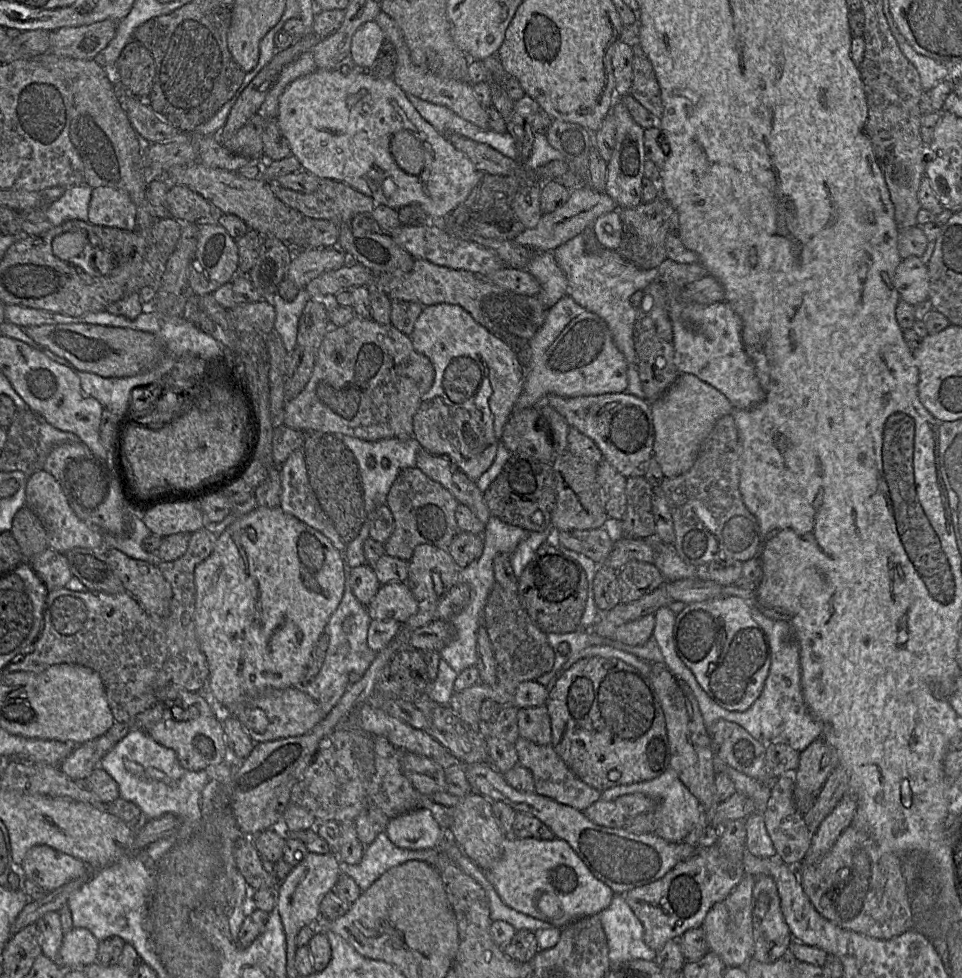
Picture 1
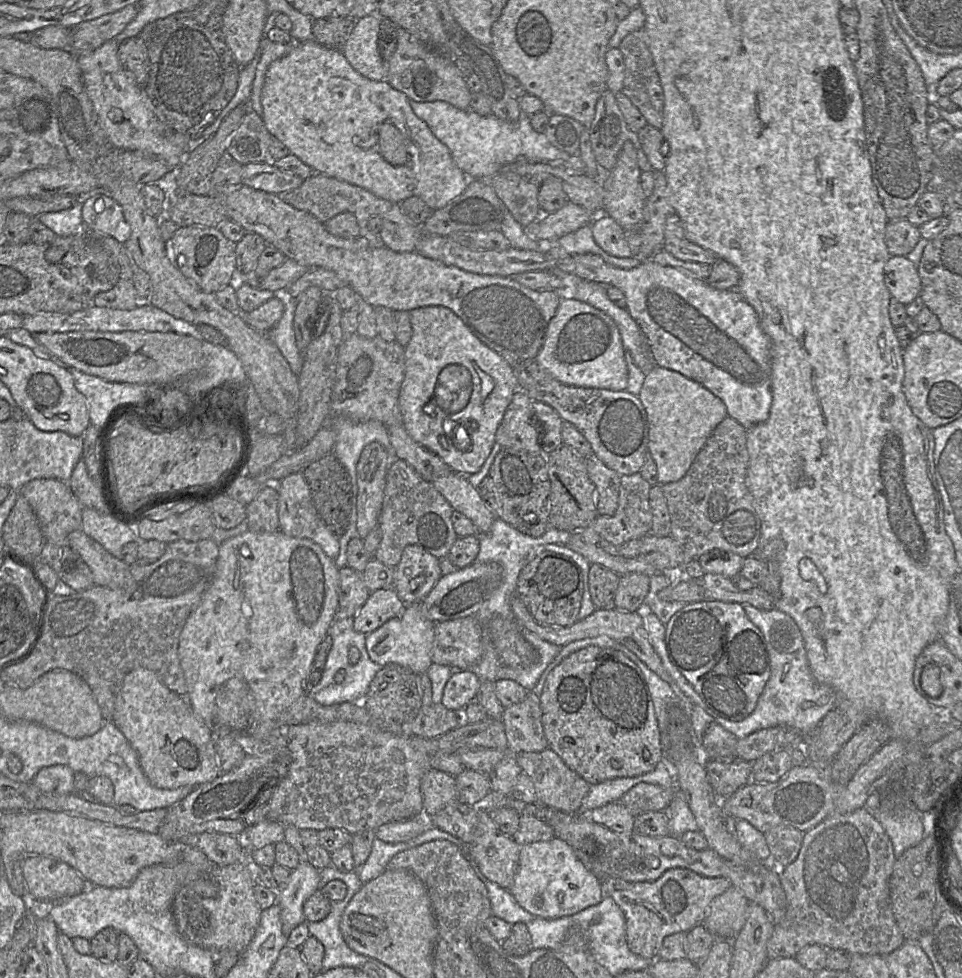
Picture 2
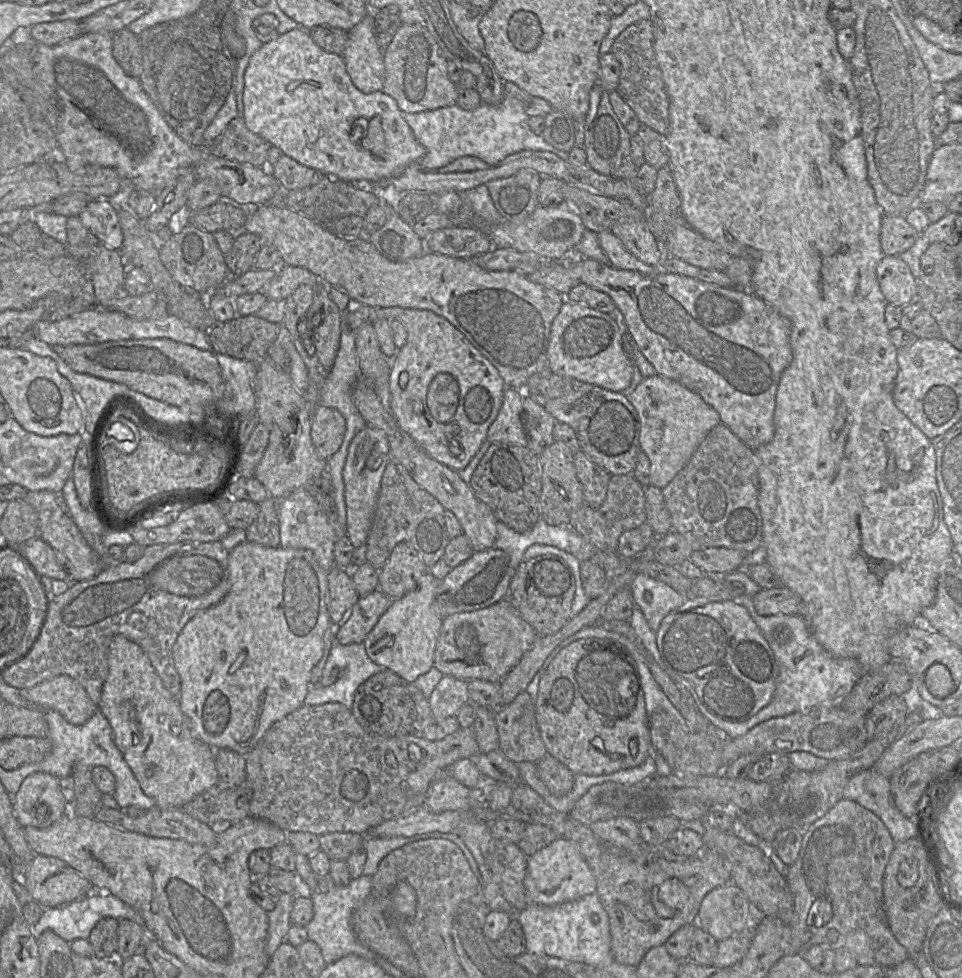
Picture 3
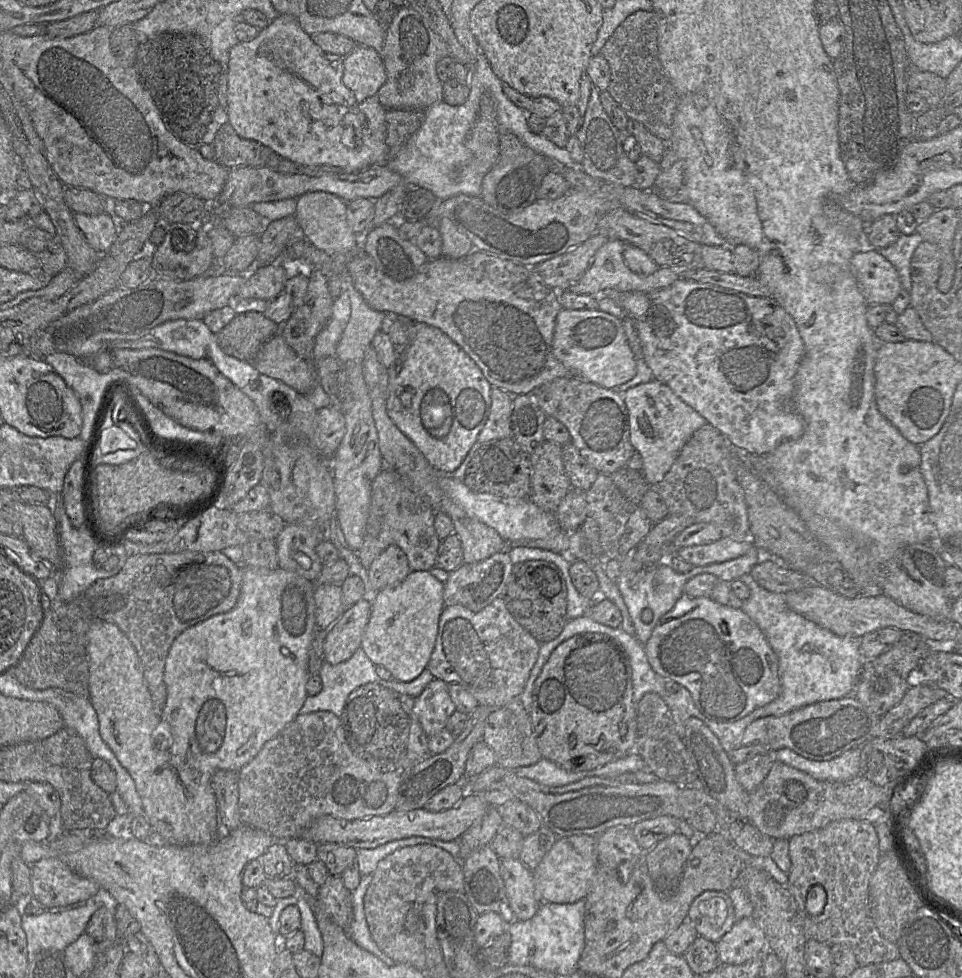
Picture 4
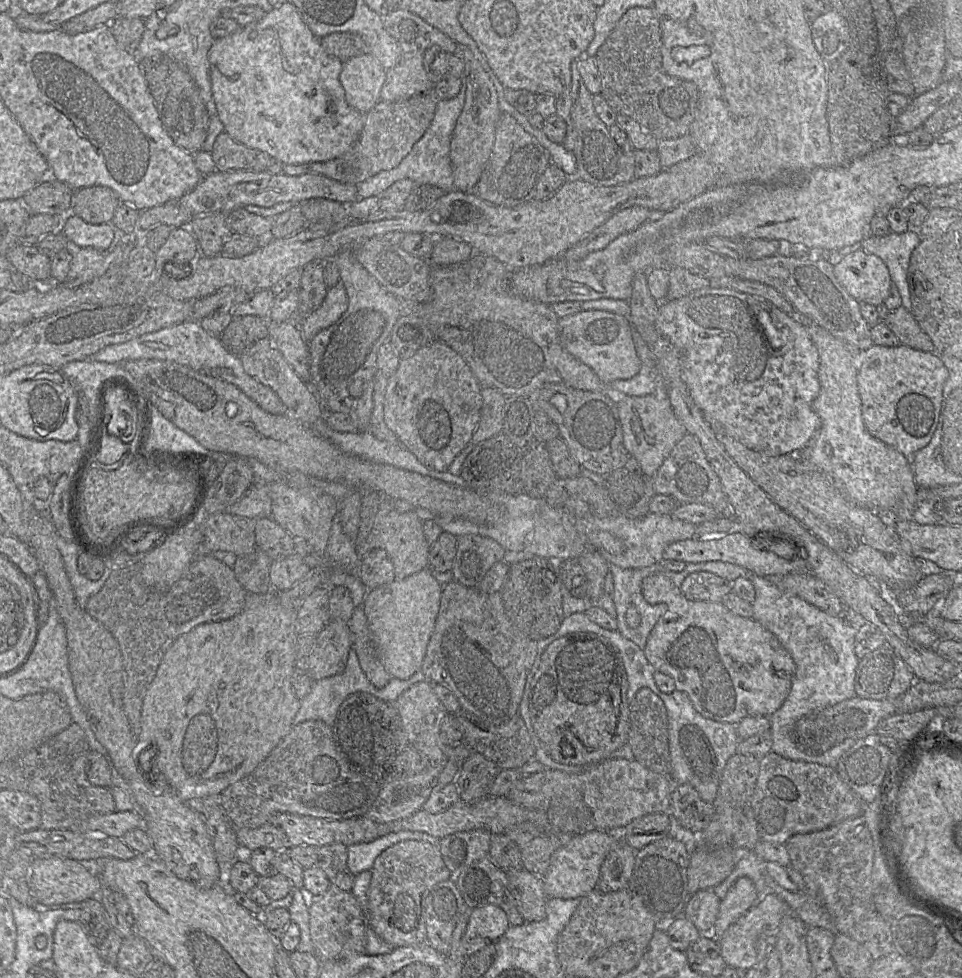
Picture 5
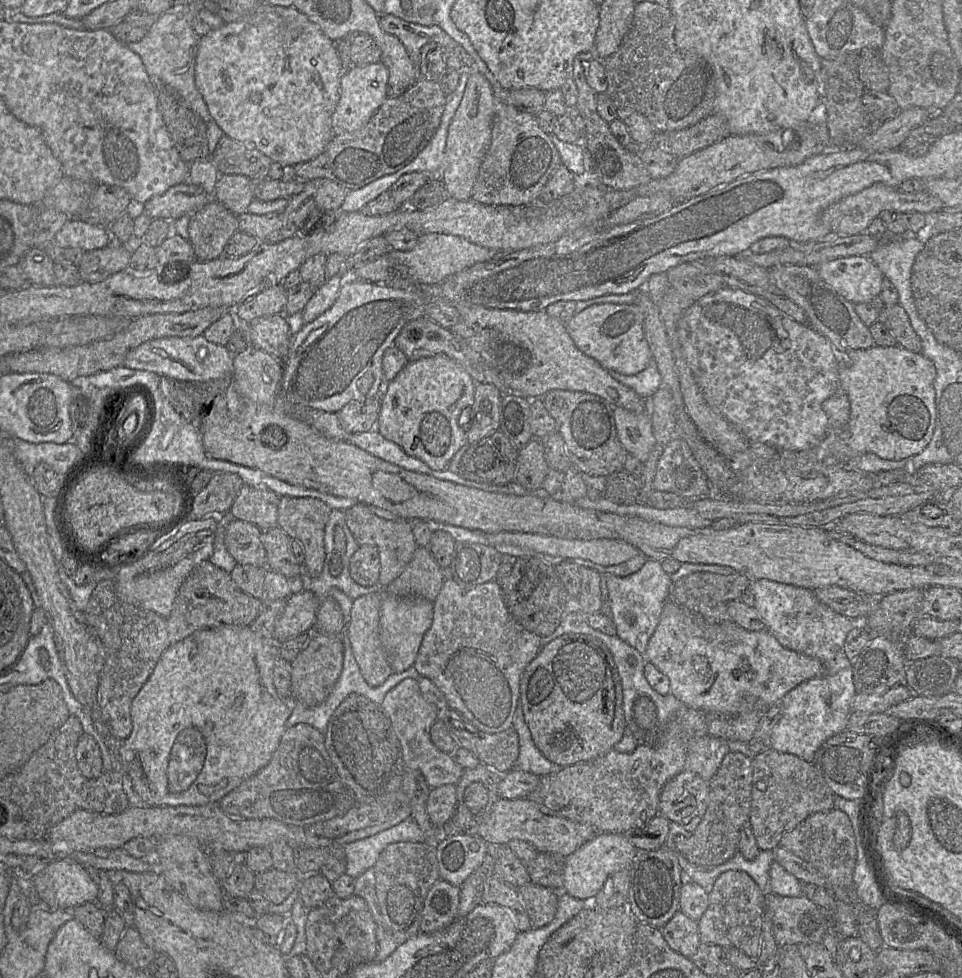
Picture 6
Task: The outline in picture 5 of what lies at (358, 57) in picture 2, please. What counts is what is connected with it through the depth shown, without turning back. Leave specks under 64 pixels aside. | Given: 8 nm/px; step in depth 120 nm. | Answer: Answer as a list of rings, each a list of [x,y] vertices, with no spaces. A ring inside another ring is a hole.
[[[370,53],[344,62],[339,81],[344,88],[347,103],[362,113],[370,111],[380,100],[386,71]]]

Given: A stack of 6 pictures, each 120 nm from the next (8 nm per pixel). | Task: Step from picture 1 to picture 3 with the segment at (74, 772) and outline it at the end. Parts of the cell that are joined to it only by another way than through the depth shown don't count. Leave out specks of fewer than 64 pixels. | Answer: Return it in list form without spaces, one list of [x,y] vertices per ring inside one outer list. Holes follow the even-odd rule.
[[[43,772],[23,780],[12,797],[14,815],[22,827],[47,828],[69,811],[60,782],[59,778]]]

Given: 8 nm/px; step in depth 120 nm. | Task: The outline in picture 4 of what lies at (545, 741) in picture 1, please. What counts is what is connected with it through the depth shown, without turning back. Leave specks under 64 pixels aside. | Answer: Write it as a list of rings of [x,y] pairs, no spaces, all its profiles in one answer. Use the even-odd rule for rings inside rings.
[[[519,698],[513,699],[489,715],[485,723],[482,741],[493,750],[496,765],[506,769],[530,766],[542,759],[532,731],[530,713],[525,710]]]

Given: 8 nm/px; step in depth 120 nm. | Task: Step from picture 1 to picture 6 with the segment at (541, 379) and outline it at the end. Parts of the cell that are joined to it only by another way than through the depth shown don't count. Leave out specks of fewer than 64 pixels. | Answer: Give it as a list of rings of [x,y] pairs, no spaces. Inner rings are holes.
[[[636,304],[592,305],[575,314],[565,327],[576,347],[608,371],[635,375],[645,370],[652,361],[652,353],[644,334],[643,315]]]

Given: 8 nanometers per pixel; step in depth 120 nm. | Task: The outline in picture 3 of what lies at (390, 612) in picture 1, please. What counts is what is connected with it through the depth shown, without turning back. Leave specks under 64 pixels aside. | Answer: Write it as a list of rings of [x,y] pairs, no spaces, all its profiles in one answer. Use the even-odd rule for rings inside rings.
[[[379,589],[360,597],[345,621],[335,627],[335,638],[342,645],[363,643],[367,634],[387,611],[392,599]]]

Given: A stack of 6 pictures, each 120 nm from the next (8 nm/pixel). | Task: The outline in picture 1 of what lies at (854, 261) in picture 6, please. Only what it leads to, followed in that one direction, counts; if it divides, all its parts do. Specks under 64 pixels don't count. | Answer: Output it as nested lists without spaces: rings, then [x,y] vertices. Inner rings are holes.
[[[918,256],[902,259],[895,270],[892,282],[900,299],[908,304],[915,306],[928,299],[928,268]]]

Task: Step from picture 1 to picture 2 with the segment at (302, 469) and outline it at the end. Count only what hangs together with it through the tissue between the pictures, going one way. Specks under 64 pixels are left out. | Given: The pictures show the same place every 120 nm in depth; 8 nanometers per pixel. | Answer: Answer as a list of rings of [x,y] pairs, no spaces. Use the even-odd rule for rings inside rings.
[[[302,471],[286,476],[277,486],[279,493],[278,521],[280,531],[291,537],[310,539],[318,544],[329,558],[335,560],[339,554],[339,540],[329,531],[318,514]]]

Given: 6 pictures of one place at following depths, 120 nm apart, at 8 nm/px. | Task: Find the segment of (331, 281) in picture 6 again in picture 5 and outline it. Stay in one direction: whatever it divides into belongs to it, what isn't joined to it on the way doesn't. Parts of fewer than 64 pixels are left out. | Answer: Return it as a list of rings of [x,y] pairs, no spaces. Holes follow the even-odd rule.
[[[339,282],[327,289],[319,308],[299,320],[300,334],[306,344],[321,330],[335,323],[347,308],[347,296]]]

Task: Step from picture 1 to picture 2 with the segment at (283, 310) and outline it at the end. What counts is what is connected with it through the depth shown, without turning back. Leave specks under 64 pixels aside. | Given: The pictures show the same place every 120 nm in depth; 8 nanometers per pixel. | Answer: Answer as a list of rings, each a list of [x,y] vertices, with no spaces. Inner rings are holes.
[[[284,297],[283,315],[269,332],[269,337],[288,362],[292,372],[298,376],[303,366],[303,356],[296,345],[295,333],[293,330],[296,305],[295,298]]]

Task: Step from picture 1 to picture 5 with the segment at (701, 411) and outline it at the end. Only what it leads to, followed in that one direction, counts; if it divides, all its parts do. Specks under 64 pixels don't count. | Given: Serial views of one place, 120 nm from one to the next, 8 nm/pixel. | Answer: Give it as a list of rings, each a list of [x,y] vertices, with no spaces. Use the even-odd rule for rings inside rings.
[[[664,389],[645,396],[617,395],[617,406],[626,450],[639,462],[643,475],[654,478],[675,445],[688,434],[686,428],[676,417]]]

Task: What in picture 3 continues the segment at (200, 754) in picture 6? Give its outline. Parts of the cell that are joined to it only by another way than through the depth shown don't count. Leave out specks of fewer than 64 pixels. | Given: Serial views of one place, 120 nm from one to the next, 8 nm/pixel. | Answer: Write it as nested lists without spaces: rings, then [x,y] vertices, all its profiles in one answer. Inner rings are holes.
[[[245,541],[229,552],[229,591],[216,605],[199,611],[180,631],[173,645],[173,659],[181,679],[181,692],[178,696],[181,709],[188,717],[194,736],[208,744],[214,750],[228,748],[247,756],[259,740],[277,721],[295,711],[304,704],[310,689],[310,674],[323,653],[323,635],[331,626],[328,612],[329,589],[327,576],[311,550],[283,547],[267,547]]]

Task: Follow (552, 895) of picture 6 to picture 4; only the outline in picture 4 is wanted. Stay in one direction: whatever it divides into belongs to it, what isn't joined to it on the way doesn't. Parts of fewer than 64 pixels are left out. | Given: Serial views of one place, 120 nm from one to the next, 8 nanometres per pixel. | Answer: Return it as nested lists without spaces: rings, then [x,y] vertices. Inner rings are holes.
[[[519,858],[499,859],[509,904],[518,920],[531,919],[541,903],[535,894],[533,871],[525,867]]]

